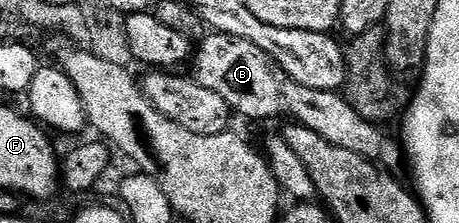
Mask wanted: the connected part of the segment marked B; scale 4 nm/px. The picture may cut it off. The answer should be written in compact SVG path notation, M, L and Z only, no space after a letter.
M209 32L195 46L190 73L199 85L206 87L206 91L214 91L214 95L226 99L233 114L240 116L241 113L252 121L288 117L284 119L310 127L310 131L322 135L326 143L334 143L334 147L346 147L346 151L354 151L354 155L362 155L362 159L373 161L382 169L396 171L400 164L405 164L406 154L401 142L383 133L385 130L379 124L364 119L344 95L314 91L314 87L302 87L302 83L294 83L294 79L276 68L257 45L250 43L250 39Z

